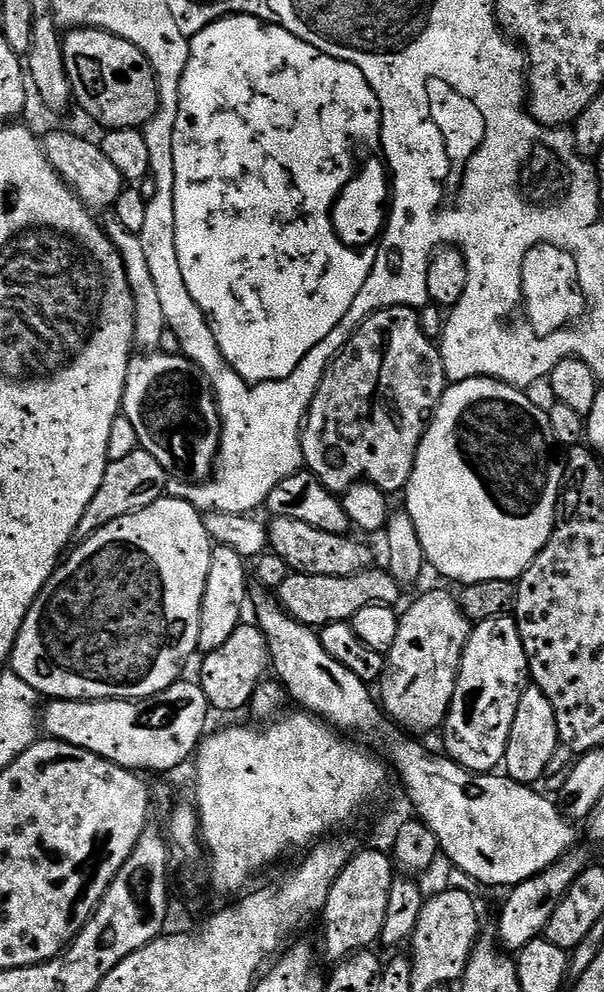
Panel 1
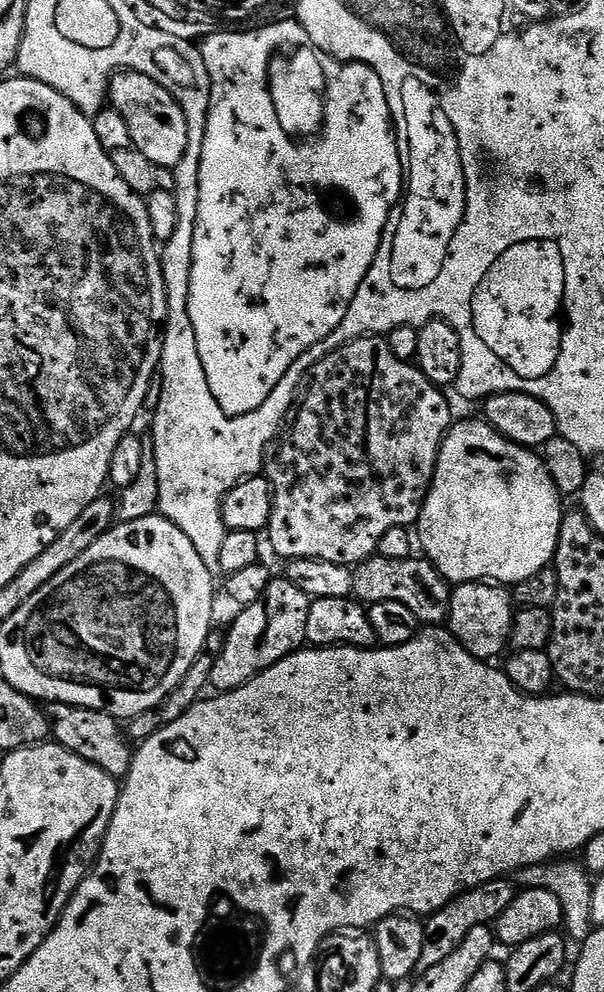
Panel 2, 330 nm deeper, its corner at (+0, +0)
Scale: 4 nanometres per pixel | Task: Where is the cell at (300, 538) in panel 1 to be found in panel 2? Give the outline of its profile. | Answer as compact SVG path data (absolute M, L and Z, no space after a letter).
M377 554L355 565L352 577L355 599L365 606L378 602L402 602L402 606L410 606L410 610L414 610L424 626L440 626L448 619L453 585L427 558L399 560Z

